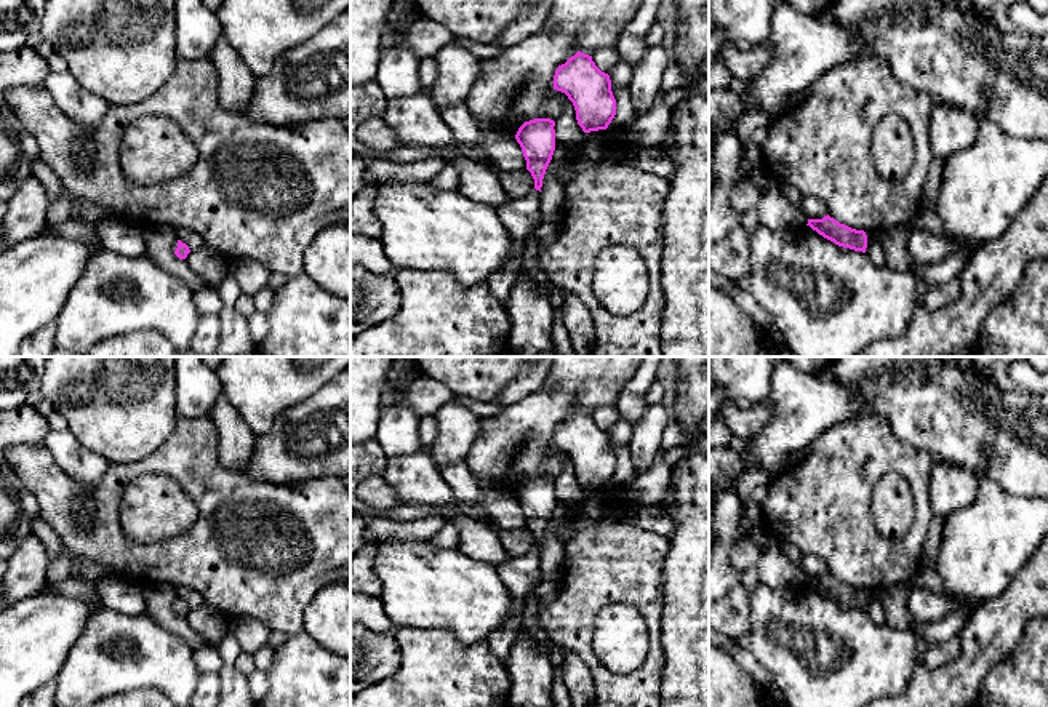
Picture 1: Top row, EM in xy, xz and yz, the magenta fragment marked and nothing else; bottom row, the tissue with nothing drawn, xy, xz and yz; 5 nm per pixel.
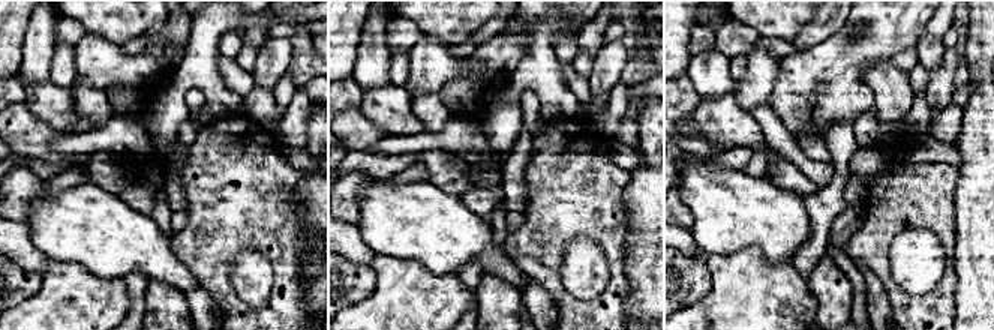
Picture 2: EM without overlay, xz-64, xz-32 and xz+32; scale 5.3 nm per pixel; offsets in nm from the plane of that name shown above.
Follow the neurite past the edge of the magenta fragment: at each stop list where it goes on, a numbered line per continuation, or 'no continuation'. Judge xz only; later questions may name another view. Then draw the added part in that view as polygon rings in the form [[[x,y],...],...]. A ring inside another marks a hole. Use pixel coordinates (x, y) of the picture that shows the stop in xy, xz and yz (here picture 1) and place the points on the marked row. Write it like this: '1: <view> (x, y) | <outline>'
1: xz (520, 216) | [[[533,189],[522,198],[510,198],[507,203],[496,206],[499,221],[515,242],[515,254],[488,280],[491,293],[502,304],[507,302],[510,291],[518,280],[526,237],[542,222],[539,200],[541,192]]]

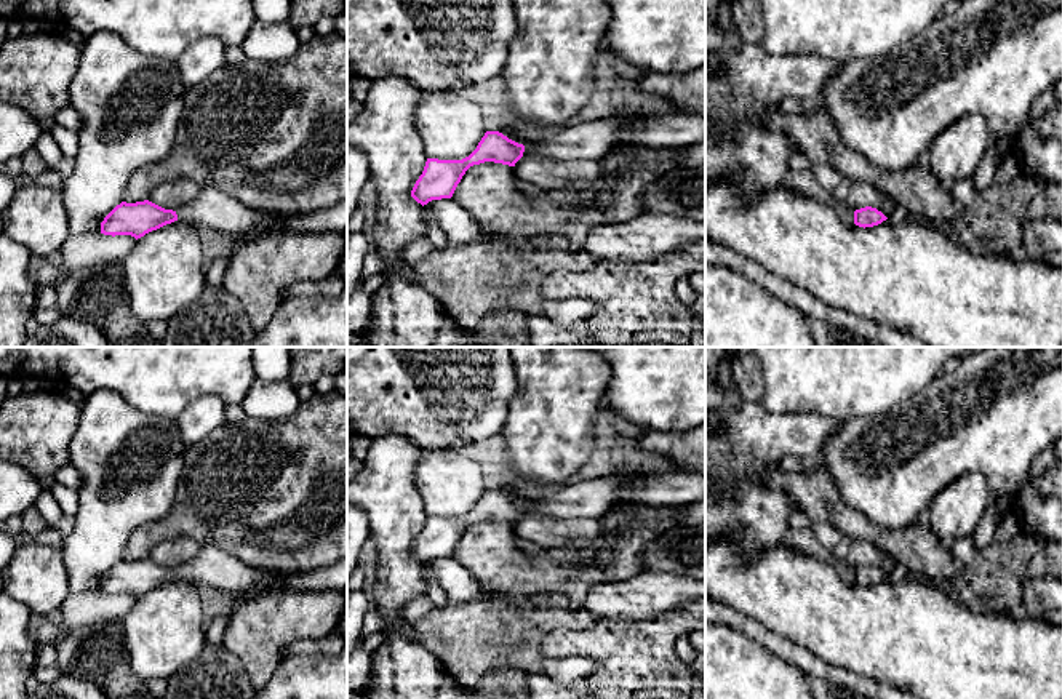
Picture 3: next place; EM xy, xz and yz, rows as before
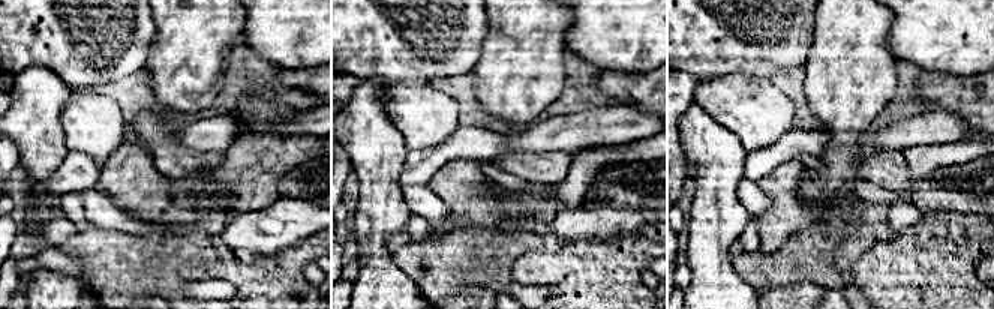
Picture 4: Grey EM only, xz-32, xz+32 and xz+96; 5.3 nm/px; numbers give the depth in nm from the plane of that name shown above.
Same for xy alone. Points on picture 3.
1: xy (218, 215) | [[[213,187],[202,189],[192,202],[174,211],[178,221],[197,226],[218,240],[278,230],[296,216],[293,213],[264,213],[246,208],[230,195]]]

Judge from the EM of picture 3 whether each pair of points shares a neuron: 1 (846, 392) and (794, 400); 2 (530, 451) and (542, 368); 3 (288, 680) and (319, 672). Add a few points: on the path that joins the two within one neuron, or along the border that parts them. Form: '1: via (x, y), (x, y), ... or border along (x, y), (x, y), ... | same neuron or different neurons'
1: via (834, 392), (806, 392) | same neuron
2: via (542, 431), (542, 389) | same neuron
3: via (296, 680), (311, 680) | same neuron

